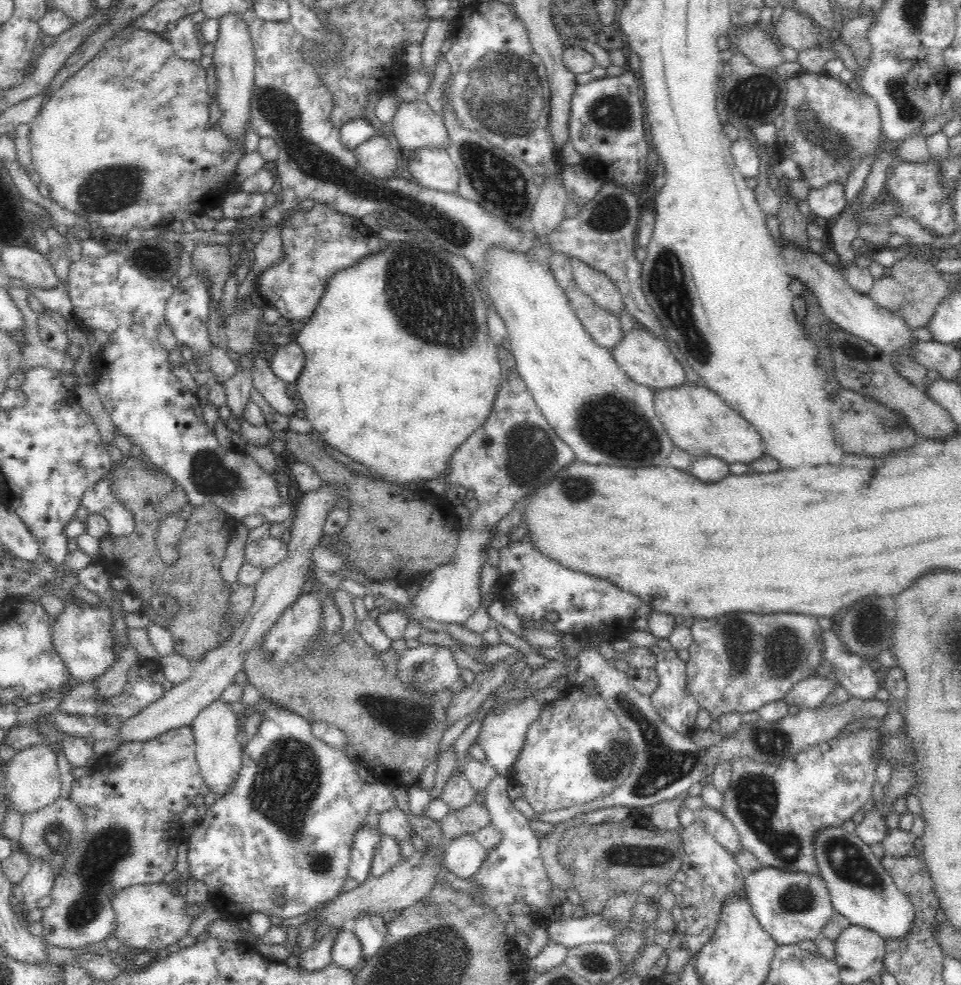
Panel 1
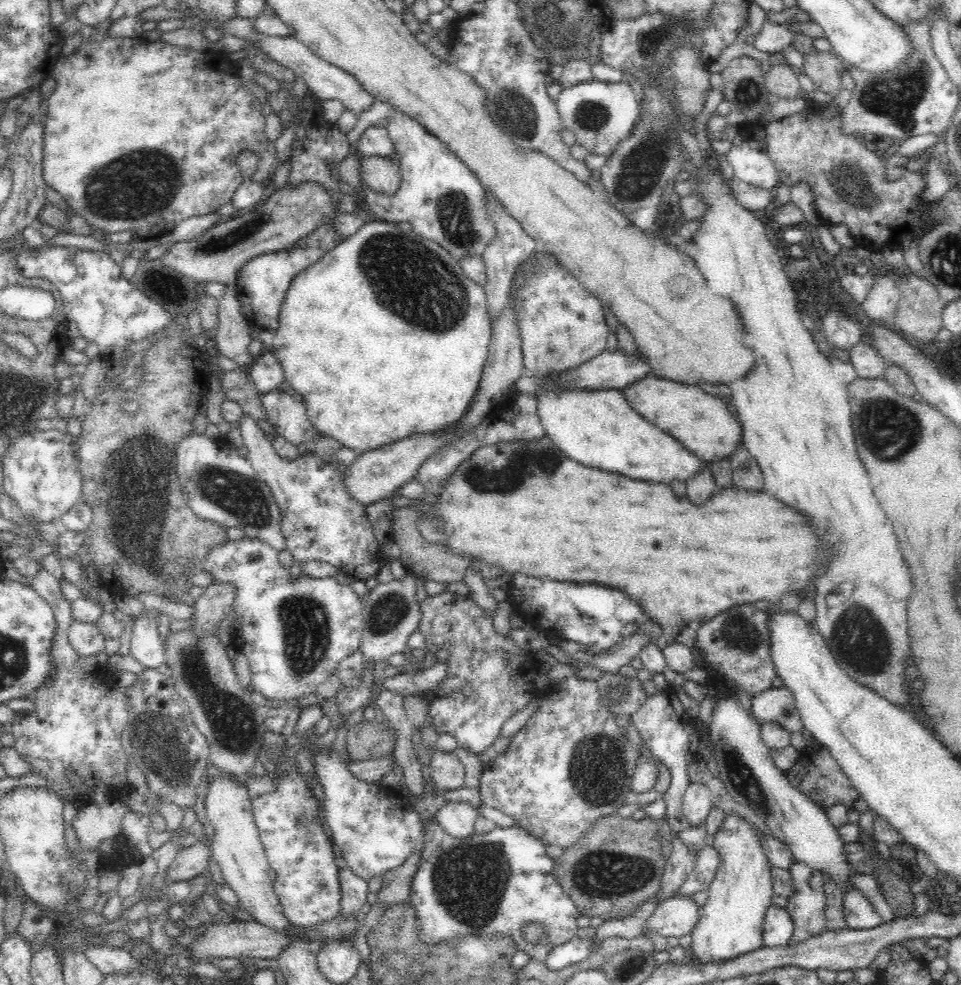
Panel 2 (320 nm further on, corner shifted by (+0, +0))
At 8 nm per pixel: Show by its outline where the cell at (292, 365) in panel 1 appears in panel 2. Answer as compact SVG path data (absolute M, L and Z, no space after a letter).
M265 351L254 357L249 376L250 382L260 394L278 390L279 384L284 381L281 363L274 354Z

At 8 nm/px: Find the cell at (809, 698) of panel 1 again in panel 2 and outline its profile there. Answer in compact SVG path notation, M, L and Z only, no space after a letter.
M785 687L770 688L752 697L751 701L751 715L756 722L778 723L790 734L802 734L803 720L790 690Z

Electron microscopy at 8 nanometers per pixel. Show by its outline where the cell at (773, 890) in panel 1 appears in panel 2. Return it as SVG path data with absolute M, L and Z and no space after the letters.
M776 905L766 910L762 926L762 947L786 946L792 935L792 921L785 908Z

